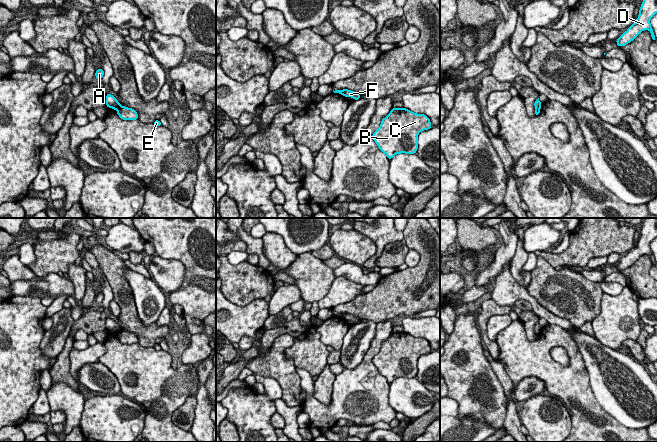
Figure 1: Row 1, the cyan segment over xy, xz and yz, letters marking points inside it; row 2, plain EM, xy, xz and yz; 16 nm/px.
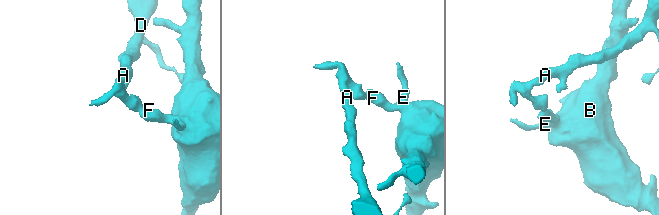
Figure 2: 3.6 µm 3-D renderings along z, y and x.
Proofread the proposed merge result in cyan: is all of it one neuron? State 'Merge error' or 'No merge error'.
Merge error

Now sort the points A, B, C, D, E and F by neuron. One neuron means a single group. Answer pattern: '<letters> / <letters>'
A D / B C E F

